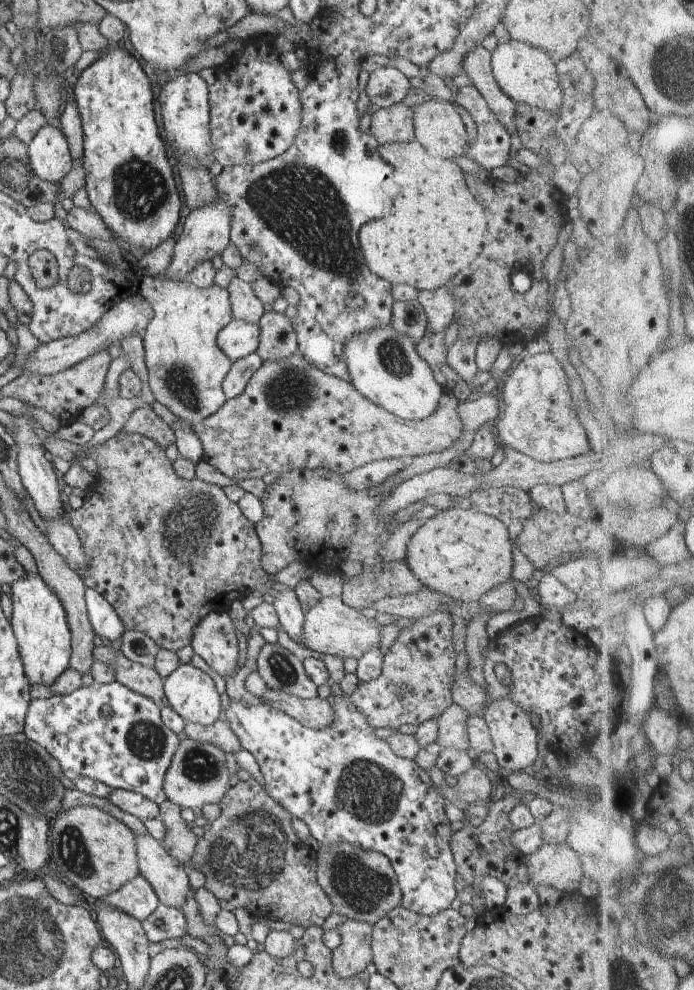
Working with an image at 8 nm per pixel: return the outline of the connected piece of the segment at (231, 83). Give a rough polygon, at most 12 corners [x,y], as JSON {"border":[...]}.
{"border":[[272,42],[215,67],[215,162],[253,165],[300,132],[299,91]]}

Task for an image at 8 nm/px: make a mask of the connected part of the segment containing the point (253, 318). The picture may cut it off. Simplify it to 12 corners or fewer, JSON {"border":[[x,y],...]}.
{"border":[[234,277],[227,287],[232,318],[258,325],[267,308],[252,285]]}

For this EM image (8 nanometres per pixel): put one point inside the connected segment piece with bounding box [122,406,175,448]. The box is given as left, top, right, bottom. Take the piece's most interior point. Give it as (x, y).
(144, 421)

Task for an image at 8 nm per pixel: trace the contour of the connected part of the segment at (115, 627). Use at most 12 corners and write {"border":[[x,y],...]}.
{"border":[[85,589],[91,627],[105,642],[120,640],[124,623],[94,589]]}

